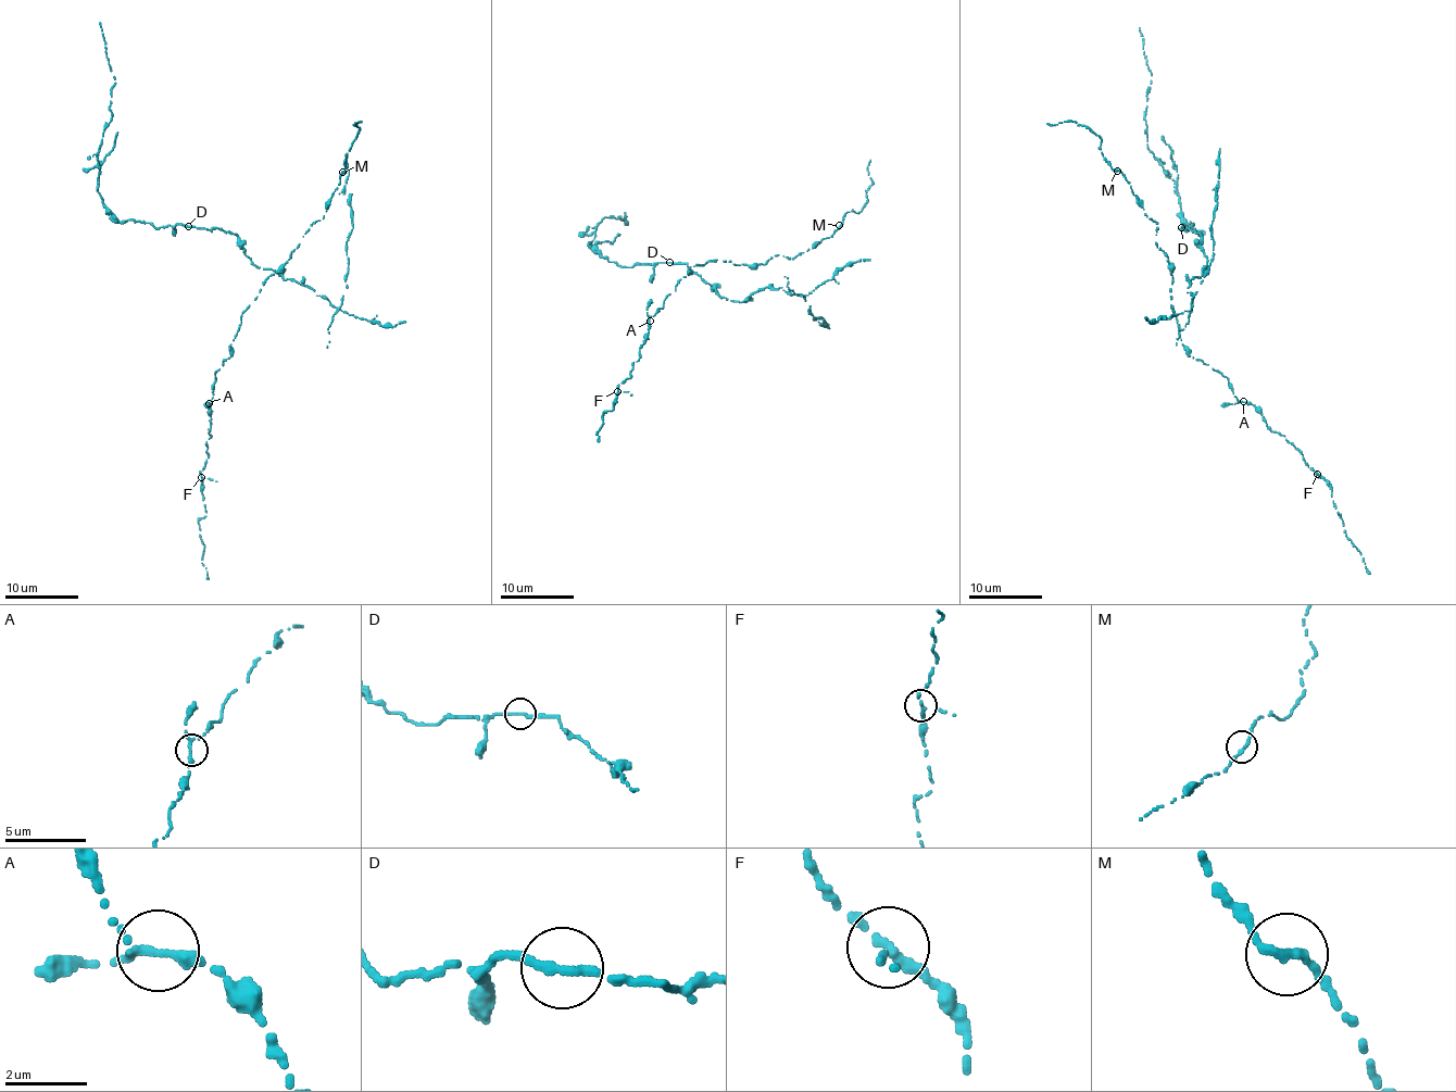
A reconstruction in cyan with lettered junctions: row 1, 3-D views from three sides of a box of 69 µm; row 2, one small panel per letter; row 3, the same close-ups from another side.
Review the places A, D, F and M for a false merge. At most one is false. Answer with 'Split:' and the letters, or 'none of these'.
Split: D

